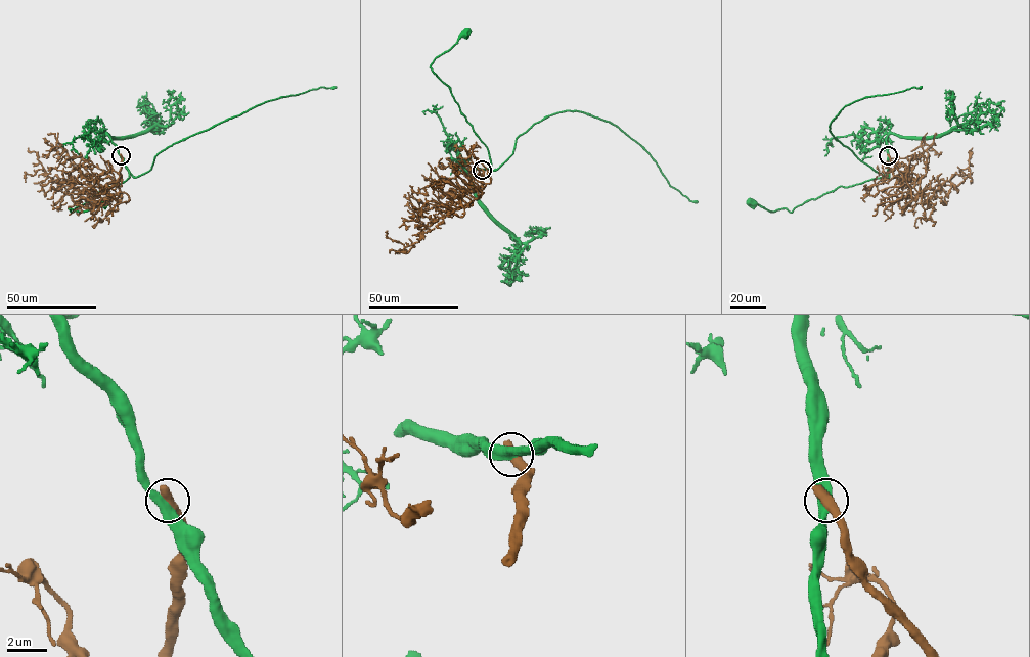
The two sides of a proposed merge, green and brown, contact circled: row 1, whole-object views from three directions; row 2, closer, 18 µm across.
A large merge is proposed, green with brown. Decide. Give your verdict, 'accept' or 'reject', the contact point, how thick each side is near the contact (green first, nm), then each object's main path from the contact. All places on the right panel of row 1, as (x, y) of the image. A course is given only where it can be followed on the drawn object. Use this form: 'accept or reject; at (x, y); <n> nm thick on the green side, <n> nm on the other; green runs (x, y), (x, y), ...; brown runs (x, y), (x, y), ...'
reject; at (888, 155); 480 nm thick on the green side, 650 nm on the other; green runs (888, 155), (884, 176), (840, 186), (807, 200), (792, 212), (786, 208), (769, 212), (751, 201); brown runs (888, 155), (913, 200), (920, 196), (925, 203), (945, 181), (961, 182), (970, 169), (949, 182)

